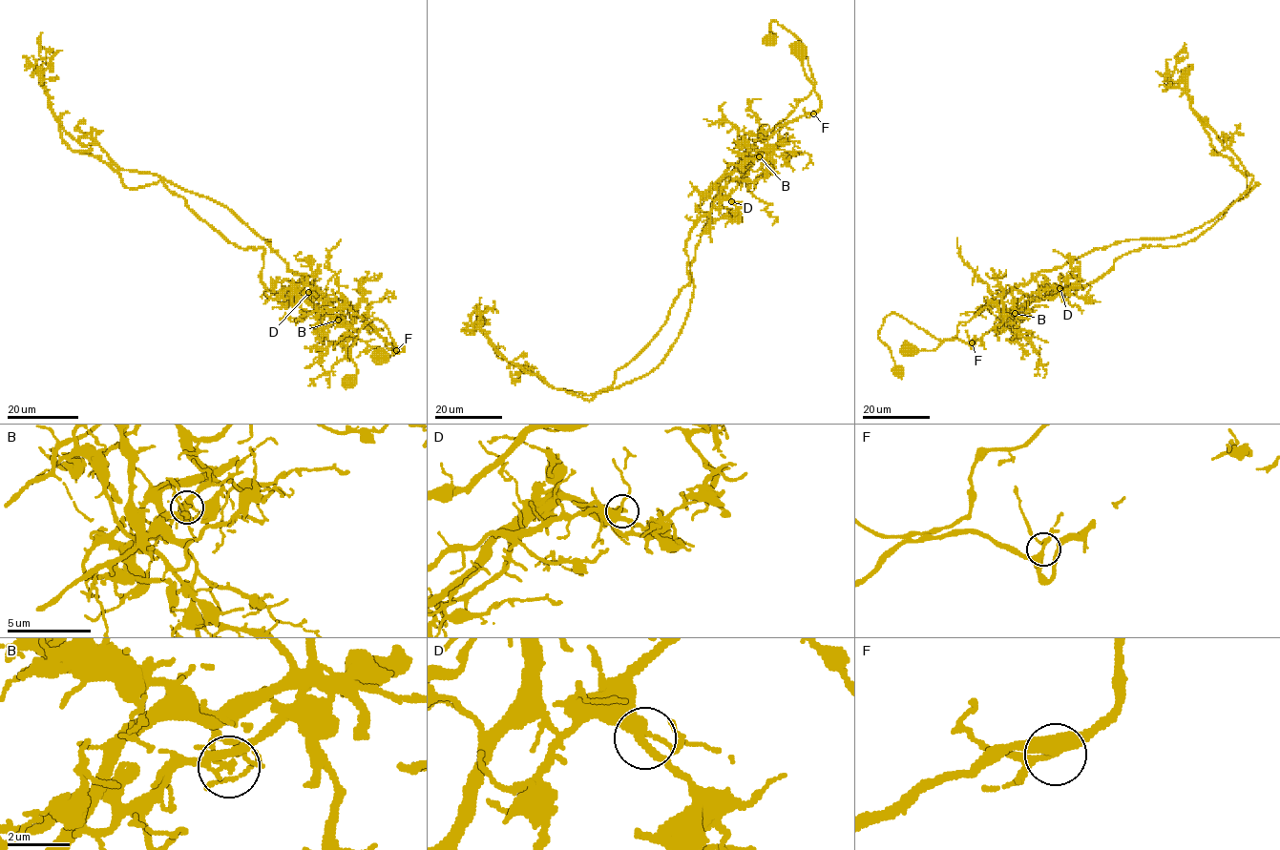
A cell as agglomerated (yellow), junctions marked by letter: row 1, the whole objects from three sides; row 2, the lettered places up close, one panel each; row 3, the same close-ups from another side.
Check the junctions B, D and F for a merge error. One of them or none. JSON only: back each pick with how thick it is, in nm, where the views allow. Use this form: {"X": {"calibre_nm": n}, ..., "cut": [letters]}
{"B": {"calibre_nm": 120}, "cut": ["B"]}

